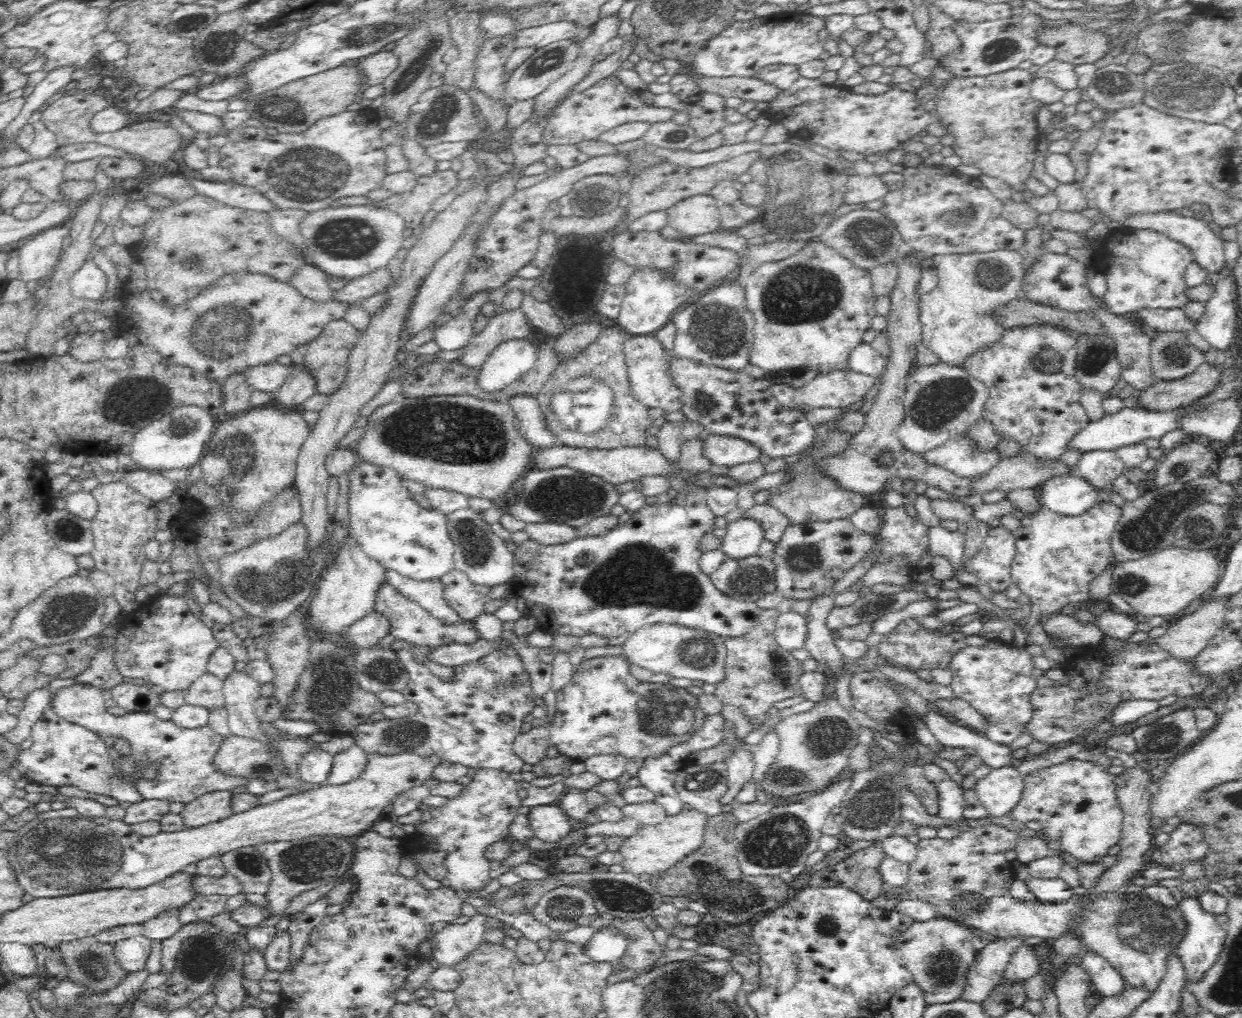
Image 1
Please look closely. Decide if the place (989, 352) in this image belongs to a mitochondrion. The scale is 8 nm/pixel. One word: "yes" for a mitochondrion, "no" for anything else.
no

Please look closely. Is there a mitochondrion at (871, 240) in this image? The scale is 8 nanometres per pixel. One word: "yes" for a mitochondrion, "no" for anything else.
yes

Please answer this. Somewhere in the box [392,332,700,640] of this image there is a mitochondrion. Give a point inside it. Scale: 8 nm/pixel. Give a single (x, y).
(566, 497)

